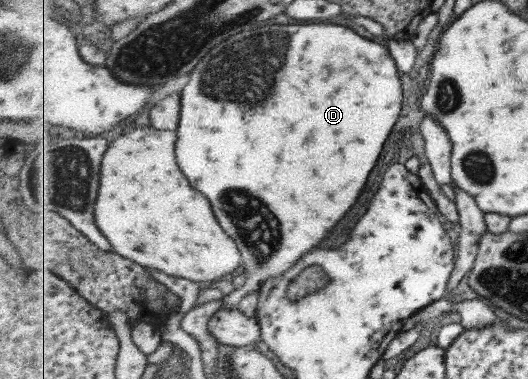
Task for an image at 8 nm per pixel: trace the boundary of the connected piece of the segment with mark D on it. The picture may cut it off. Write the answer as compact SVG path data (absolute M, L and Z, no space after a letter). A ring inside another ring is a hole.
M264 23L235 34L232 38L225 40L224 44L222 43L213 48L213 51L208 52L207 58L192 70L181 96L182 111L177 130L179 139L176 142L177 162L181 164L181 170L185 172L185 176L189 176L189 180L193 180L193 184L197 184L197 188L201 188L201 192L205 192L205 196L209 196L209 200L213 200L213 208L217 208L217 218L221 220L221 224L225 224L225 232L229 232L229 236L233 236L233 240L237 240L237 244L241 244L241 256L245 256L245 264L242 267L248 277L244 285L237 289L234 288L230 293L221 297L224 308L239 305L248 294L260 292L266 280L285 274L307 252L321 246L323 240L329 238L327 232L331 232L359 200L373 168L377 166L377 162L385 150L385 144L387 144L397 120L400 119L403 100L405 100L403 88L401 88L401 72L396 60L391 56L390 49L387 46L379 46L379 44L375 46L373 39L367 40L345 25L333 26L333 24L289 24L289 26L273 24L273 26L269 26L269 23ZM255 36L257 36L257 76L255 76Z

